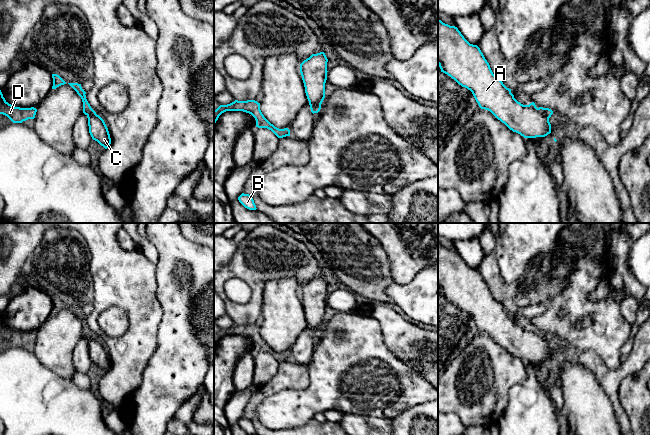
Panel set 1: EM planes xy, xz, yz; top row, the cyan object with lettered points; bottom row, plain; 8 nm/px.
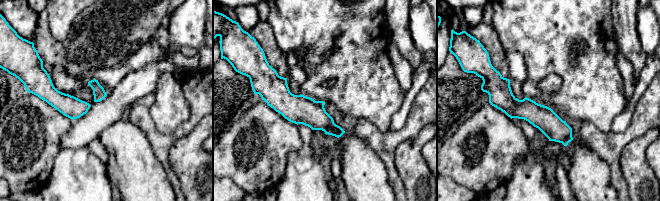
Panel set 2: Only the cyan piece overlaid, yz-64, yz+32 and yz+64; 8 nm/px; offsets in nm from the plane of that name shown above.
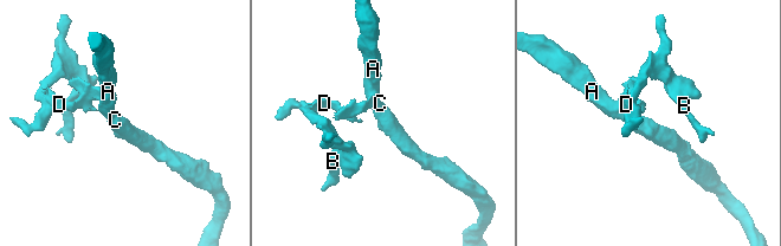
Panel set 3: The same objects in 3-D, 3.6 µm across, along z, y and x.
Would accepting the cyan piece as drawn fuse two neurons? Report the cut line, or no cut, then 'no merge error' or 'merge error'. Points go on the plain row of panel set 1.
cut in yz along (537, 332), (548, 342); merge error

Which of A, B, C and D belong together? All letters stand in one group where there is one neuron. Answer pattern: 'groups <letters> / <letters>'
groups A C / B D

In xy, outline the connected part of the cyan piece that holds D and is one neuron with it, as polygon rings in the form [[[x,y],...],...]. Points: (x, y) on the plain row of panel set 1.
[[[0,314],[0,338],[7,340],[13,347],[22,347],[28,343],[34,343],[37,333],[31,332],[20,332],[9,328]]]

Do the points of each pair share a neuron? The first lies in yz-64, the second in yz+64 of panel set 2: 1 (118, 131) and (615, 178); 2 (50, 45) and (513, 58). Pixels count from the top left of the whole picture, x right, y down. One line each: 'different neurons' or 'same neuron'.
1: different neurons
2: different neurons

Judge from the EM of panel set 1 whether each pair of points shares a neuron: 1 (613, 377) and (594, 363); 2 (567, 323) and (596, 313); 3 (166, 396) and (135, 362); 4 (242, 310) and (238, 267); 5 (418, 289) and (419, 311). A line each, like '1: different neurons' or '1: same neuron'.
1: same neuron
2: same neuron
3: different neurons
4: same neuron
5: same neuron

